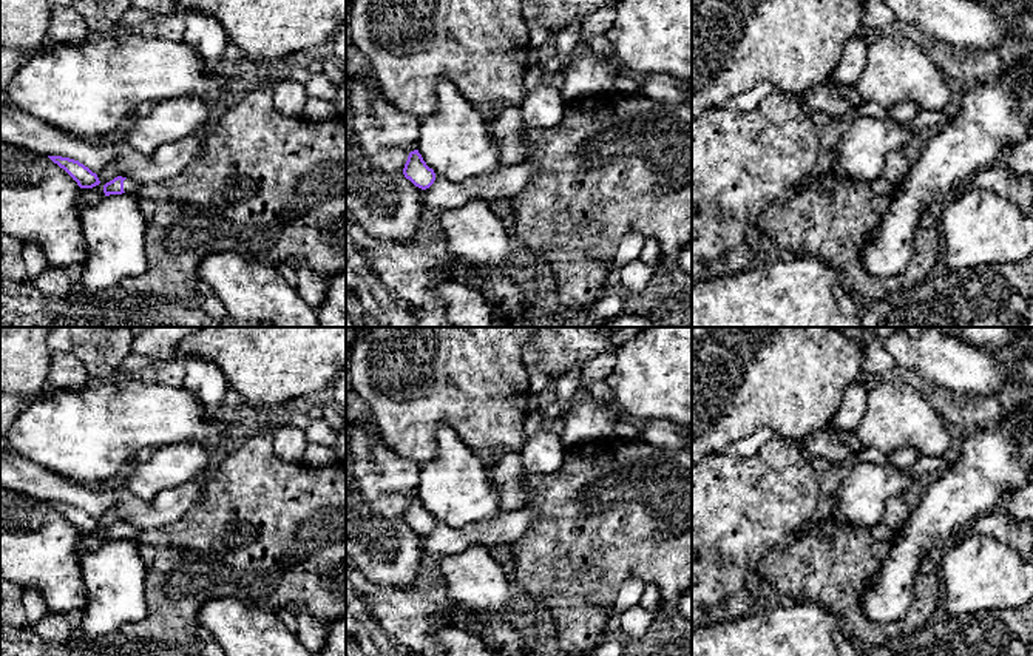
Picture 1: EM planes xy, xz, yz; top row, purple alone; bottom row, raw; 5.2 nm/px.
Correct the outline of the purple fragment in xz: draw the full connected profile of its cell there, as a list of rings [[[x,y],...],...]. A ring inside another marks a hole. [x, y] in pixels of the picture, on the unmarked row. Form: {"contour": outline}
{"contour": [[[418,495],[409,499],[403,520],[422,536],[429,534],[435,526],[434,516],[426,511]]]}

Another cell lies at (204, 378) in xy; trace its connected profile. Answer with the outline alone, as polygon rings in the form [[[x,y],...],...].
[[[187,357],[182,361],[185,367],[182,387],[199,400],[207,417],[219,417],[229,387],[222,370],[215,363],[199,357]]]

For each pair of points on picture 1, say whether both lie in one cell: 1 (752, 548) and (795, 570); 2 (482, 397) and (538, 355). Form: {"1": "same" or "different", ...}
{"1": "different", "2": "different"}

